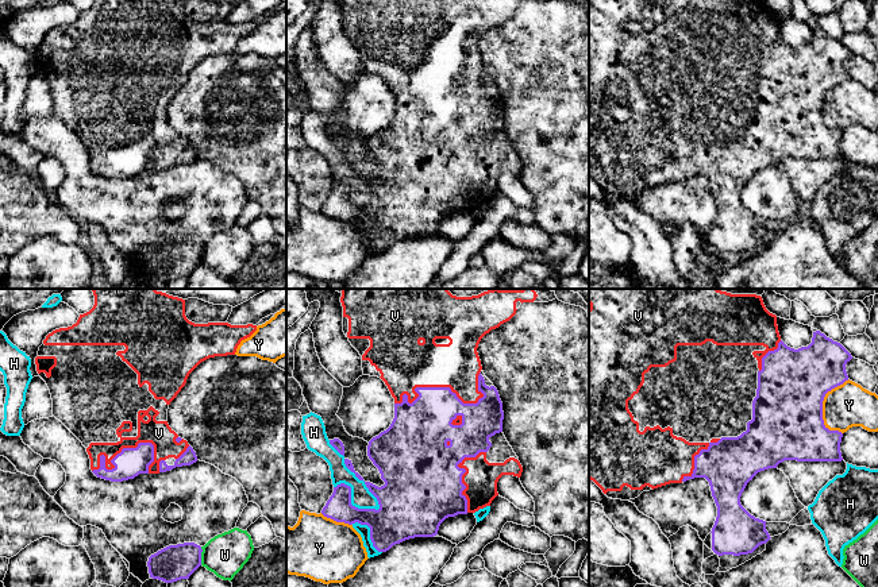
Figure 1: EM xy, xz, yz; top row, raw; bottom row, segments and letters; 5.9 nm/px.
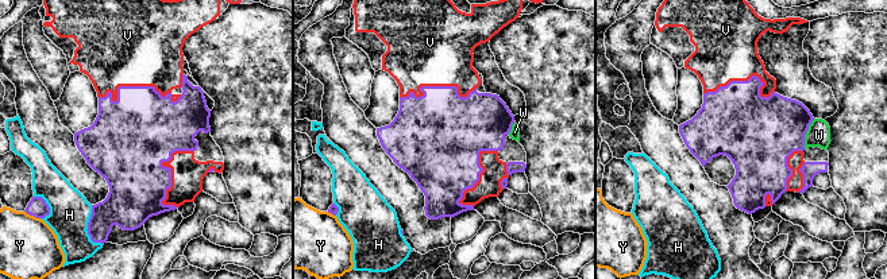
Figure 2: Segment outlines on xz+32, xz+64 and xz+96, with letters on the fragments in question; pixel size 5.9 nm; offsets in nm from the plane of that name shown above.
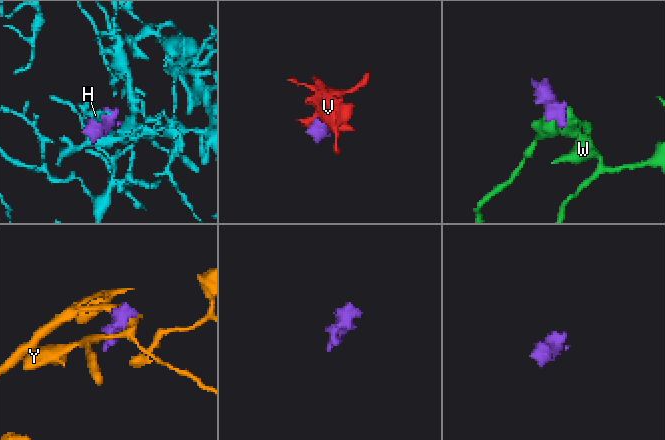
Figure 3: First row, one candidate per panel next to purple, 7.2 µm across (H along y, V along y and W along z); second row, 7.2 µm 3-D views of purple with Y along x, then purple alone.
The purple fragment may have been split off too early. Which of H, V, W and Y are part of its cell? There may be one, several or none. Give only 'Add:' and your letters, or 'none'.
Add: V

